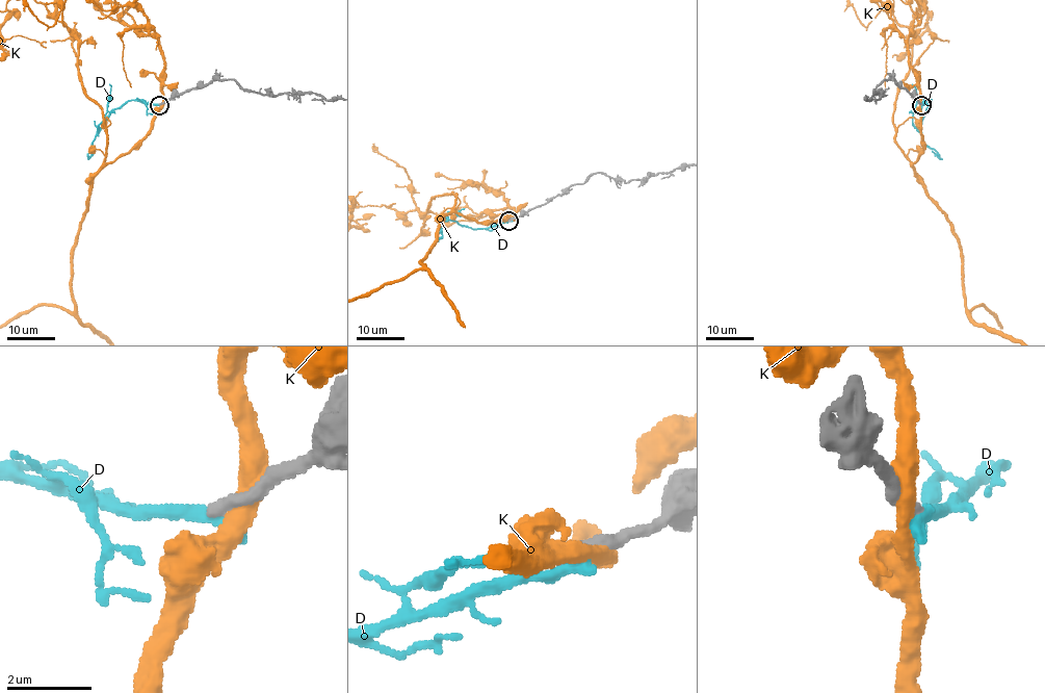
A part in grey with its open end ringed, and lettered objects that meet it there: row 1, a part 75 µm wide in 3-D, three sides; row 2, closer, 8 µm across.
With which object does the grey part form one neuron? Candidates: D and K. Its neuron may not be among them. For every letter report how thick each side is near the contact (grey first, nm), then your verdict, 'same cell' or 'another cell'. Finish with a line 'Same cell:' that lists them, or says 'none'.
D: 360/360 nm | another cell
K: 440/440 nm | another cell
Same cell: none

